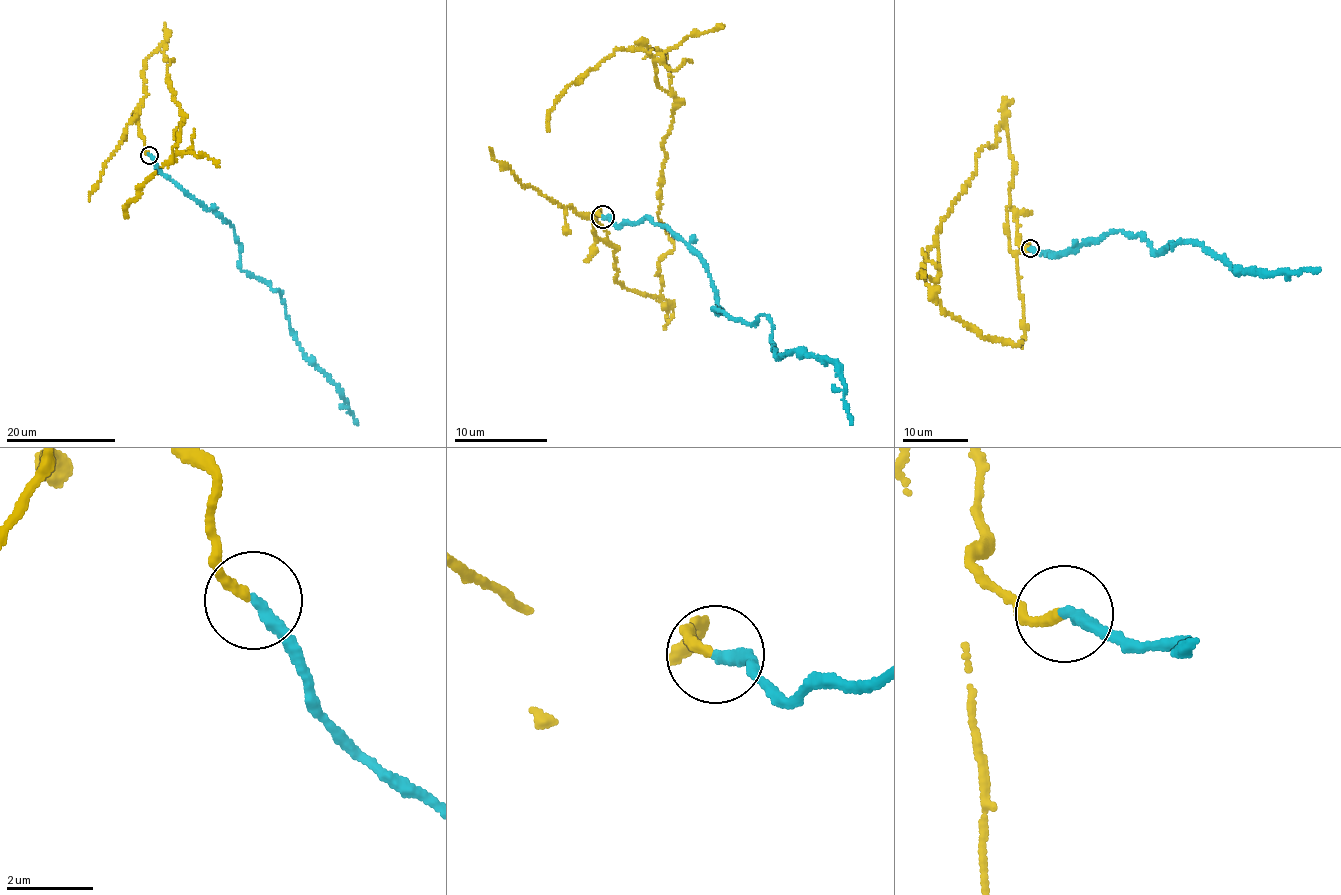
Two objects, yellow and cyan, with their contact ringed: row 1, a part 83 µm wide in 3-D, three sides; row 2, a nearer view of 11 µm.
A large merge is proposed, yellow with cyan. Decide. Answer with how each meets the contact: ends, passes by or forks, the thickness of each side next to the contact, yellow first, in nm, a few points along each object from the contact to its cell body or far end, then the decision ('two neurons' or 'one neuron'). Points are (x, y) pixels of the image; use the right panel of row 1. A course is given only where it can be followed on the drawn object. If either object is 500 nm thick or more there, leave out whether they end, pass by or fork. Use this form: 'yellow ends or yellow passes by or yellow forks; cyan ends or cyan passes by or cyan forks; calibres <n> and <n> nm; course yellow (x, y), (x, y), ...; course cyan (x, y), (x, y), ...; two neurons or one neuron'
yellow ends; cyan ends; calibres 200 and 280 nm; course yellow (1031, 249), (1017, 241), (1002, 123), (940, 222), (936, 288), (944, 312), (982, 337), (1021, 341); course cyan (1031, 249), (1050, 255), (1065, 252), (1114, 231), (1138, 235), (1158, 254), (1191, 240), (1232, 270), (1319, 270); two neurons

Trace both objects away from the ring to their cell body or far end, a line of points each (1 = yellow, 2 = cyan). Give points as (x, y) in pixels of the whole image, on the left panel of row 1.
1: (149, 155), (137, 106), (145, 61), (164, 43), (182, 122), (174, 157), (128, 203), (127, 216)
2: (149, 155), (164, 175), (231, 225), (240, 267), (280, 291), (289, 329), (302, 353), (337, 389), (357, 424)

